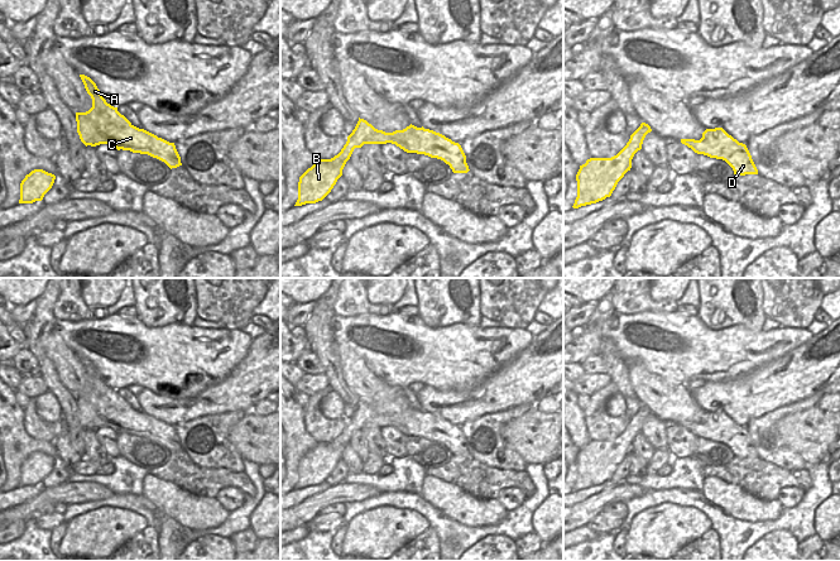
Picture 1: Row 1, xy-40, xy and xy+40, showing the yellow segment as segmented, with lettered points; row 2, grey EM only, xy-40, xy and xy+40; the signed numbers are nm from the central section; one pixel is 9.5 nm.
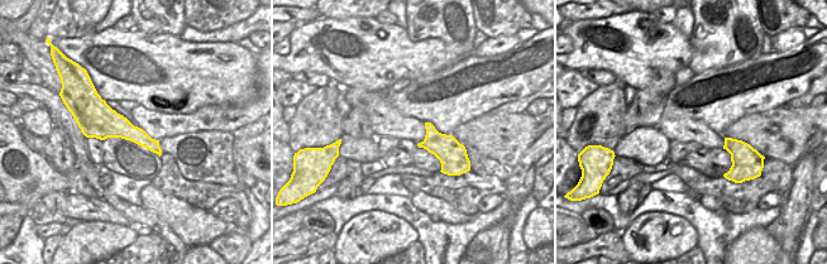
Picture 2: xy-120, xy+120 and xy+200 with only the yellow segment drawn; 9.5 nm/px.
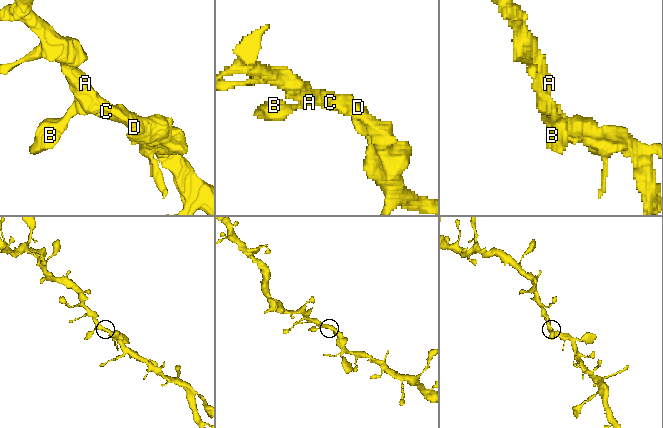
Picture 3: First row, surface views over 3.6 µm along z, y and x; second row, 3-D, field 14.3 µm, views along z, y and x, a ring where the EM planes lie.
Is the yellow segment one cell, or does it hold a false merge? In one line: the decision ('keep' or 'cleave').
keep

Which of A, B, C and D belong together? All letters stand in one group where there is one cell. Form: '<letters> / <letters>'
A B C D

